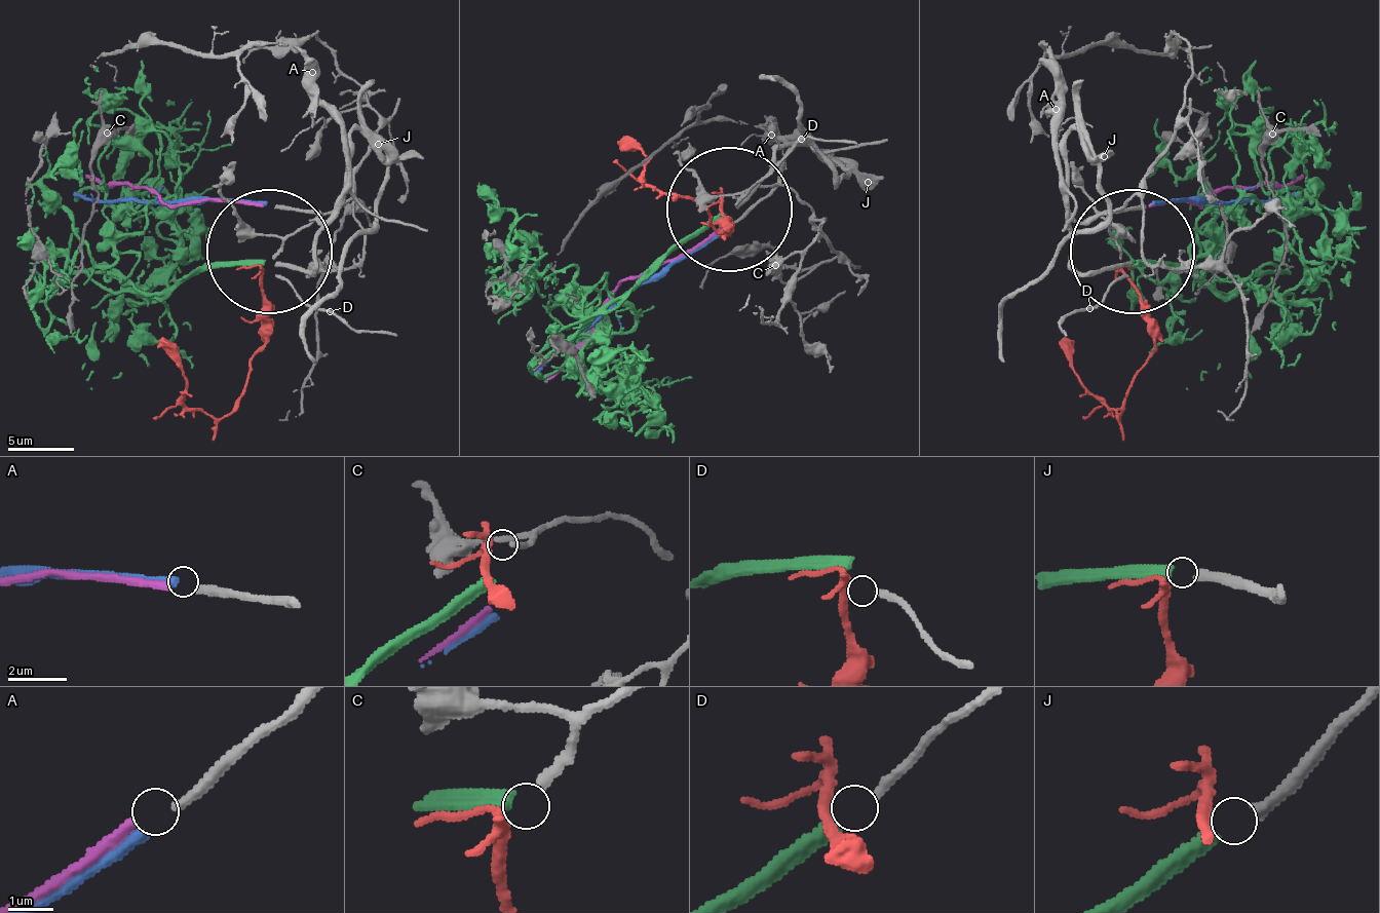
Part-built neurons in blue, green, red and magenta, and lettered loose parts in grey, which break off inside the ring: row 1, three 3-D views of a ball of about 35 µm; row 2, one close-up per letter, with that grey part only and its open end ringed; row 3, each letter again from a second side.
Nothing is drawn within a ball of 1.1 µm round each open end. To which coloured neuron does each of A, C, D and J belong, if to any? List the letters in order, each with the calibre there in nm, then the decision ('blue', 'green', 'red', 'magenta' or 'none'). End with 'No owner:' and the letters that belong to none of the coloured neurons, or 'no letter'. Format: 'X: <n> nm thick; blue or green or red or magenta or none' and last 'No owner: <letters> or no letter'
A: 240 nm thick; magenta
C: 200 nm thick; red
D: 240 nm thick; none
J: 300 nm thick; green
No owner: D

